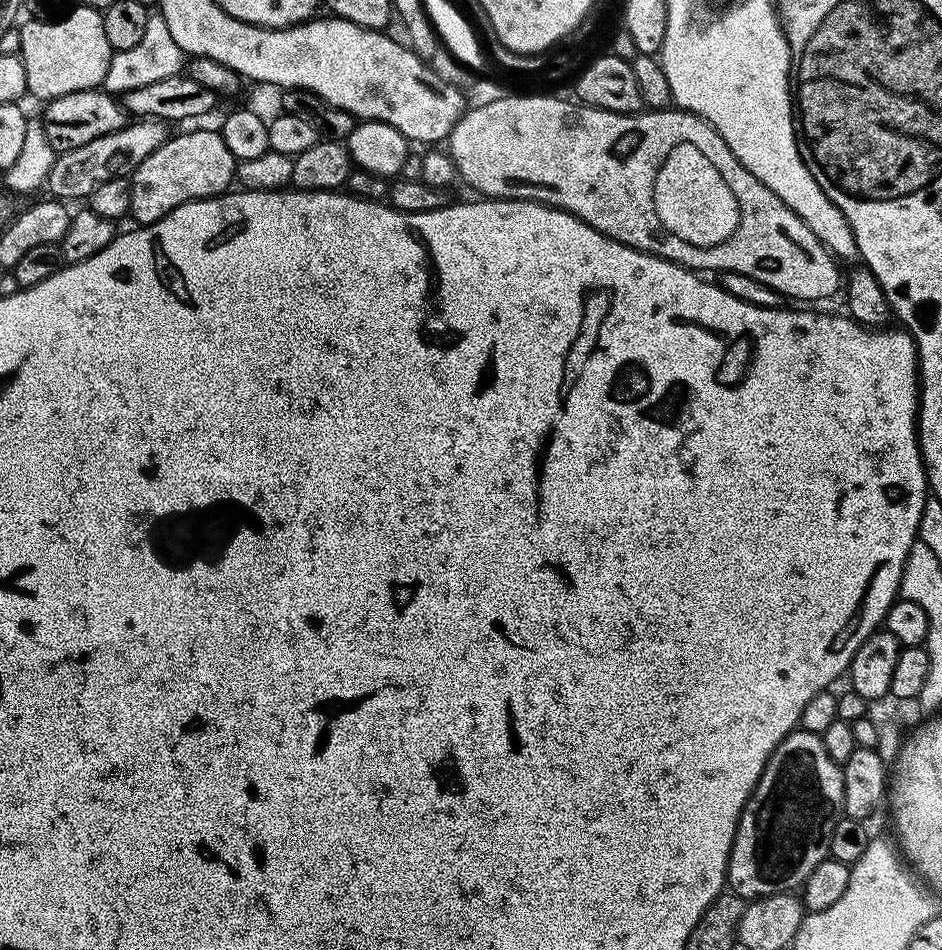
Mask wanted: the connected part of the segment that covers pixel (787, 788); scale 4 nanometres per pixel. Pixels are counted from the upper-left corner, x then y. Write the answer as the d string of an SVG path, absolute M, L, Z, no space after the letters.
M793 730L770 754L756 789L745 802L736 823L734 842L728 859L727 887L751 902L761 896L792 892L823 860L829 859L828 847L834 826L844 811L844 769L826 754L823 739L803 730Z

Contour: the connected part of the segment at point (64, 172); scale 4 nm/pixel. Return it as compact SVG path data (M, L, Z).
M140 118L125 123L123 128L110 134L102 134L102 138L94 138L94 142L86 142L86 146L59 153L48 175L47 191L52 191L49 193L57 200L73 202L79 196L80 199L87 198L94 186L110 182L110 178L131 177L133 170L142 166L142 162L146 162L146 158L150 158L150 154L168 139L169 129L164 128L167 128L165 121Z

